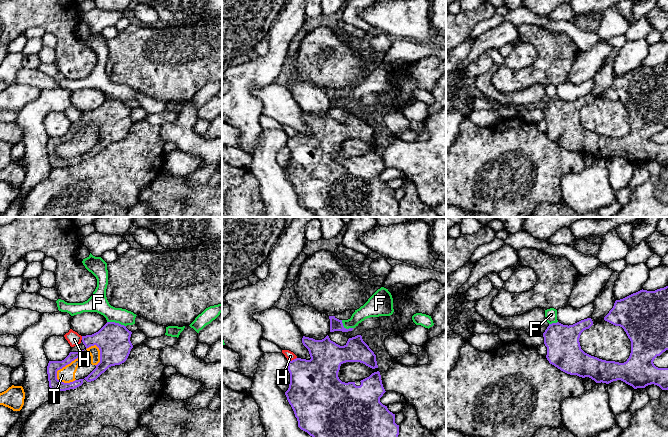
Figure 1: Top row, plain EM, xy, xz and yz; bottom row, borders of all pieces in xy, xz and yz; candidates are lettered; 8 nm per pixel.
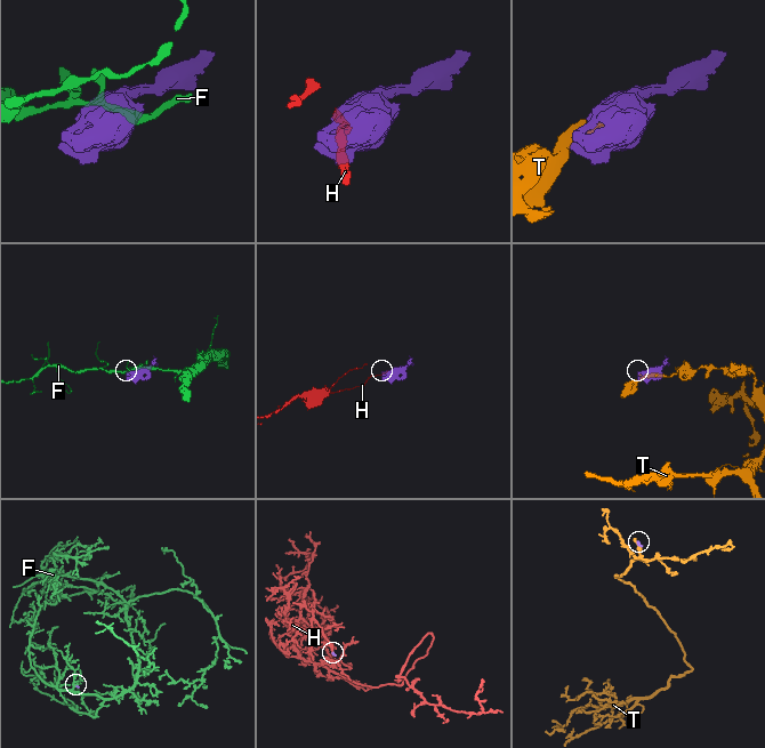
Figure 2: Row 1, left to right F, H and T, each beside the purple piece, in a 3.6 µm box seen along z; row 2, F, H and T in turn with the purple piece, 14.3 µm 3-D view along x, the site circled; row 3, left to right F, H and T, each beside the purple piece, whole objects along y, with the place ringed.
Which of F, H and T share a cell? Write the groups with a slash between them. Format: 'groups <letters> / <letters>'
groups F / H / T

